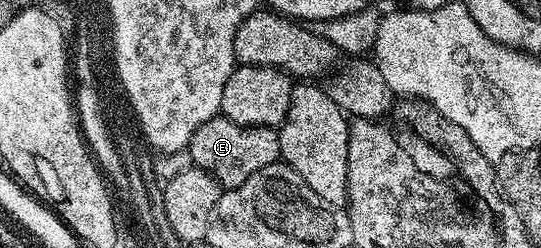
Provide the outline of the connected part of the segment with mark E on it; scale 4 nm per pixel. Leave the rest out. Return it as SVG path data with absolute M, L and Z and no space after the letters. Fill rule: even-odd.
M218 116L195 128L191 143L191 160L196 169L206 170L222 188L238 186L259 168L279 161L279 136L272 126L240 126L230 118Z

